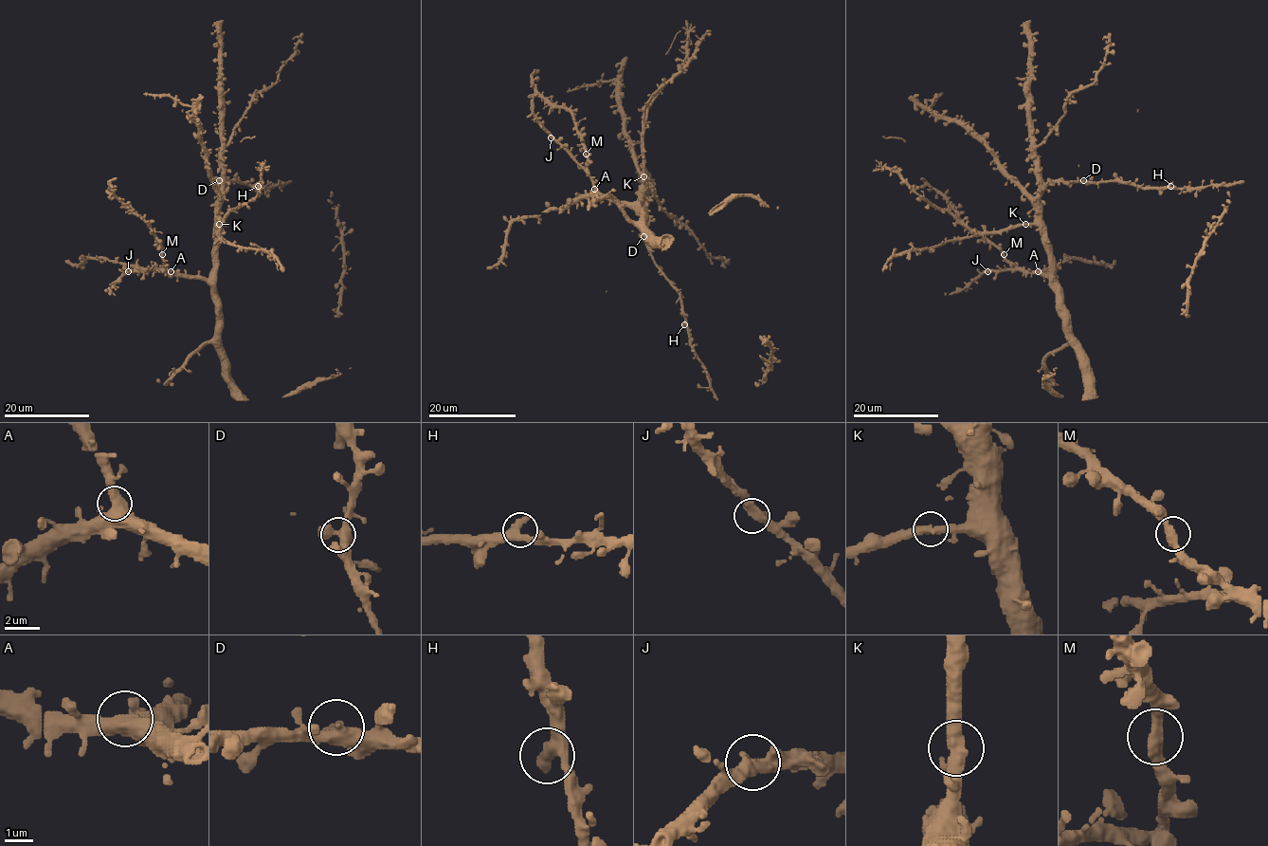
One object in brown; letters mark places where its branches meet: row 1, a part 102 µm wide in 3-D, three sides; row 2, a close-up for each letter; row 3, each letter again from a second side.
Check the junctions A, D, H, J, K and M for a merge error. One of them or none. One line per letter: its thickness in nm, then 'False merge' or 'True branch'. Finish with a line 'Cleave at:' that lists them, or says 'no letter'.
A: Thickness 480 nm. True branch
D: Thickness 480 nm. True branch
H: Thickness 400 nm. True branch
J: Thickness 440 nm. True branch
K: Thickness 440 nm. True branch
M: Thickness 400 nm. True branch
Cleave at: no letter

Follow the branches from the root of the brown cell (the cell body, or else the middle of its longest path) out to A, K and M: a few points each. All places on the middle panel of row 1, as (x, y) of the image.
A: (647, 216), (645, 190), (640, 200), (631, 204), (609, 201), (594, 189)
K: (647, 216), (643, 175)
M: (647, 216), (645, 190), (634, 204), (609, 201), (588, 175), (586, 154)

